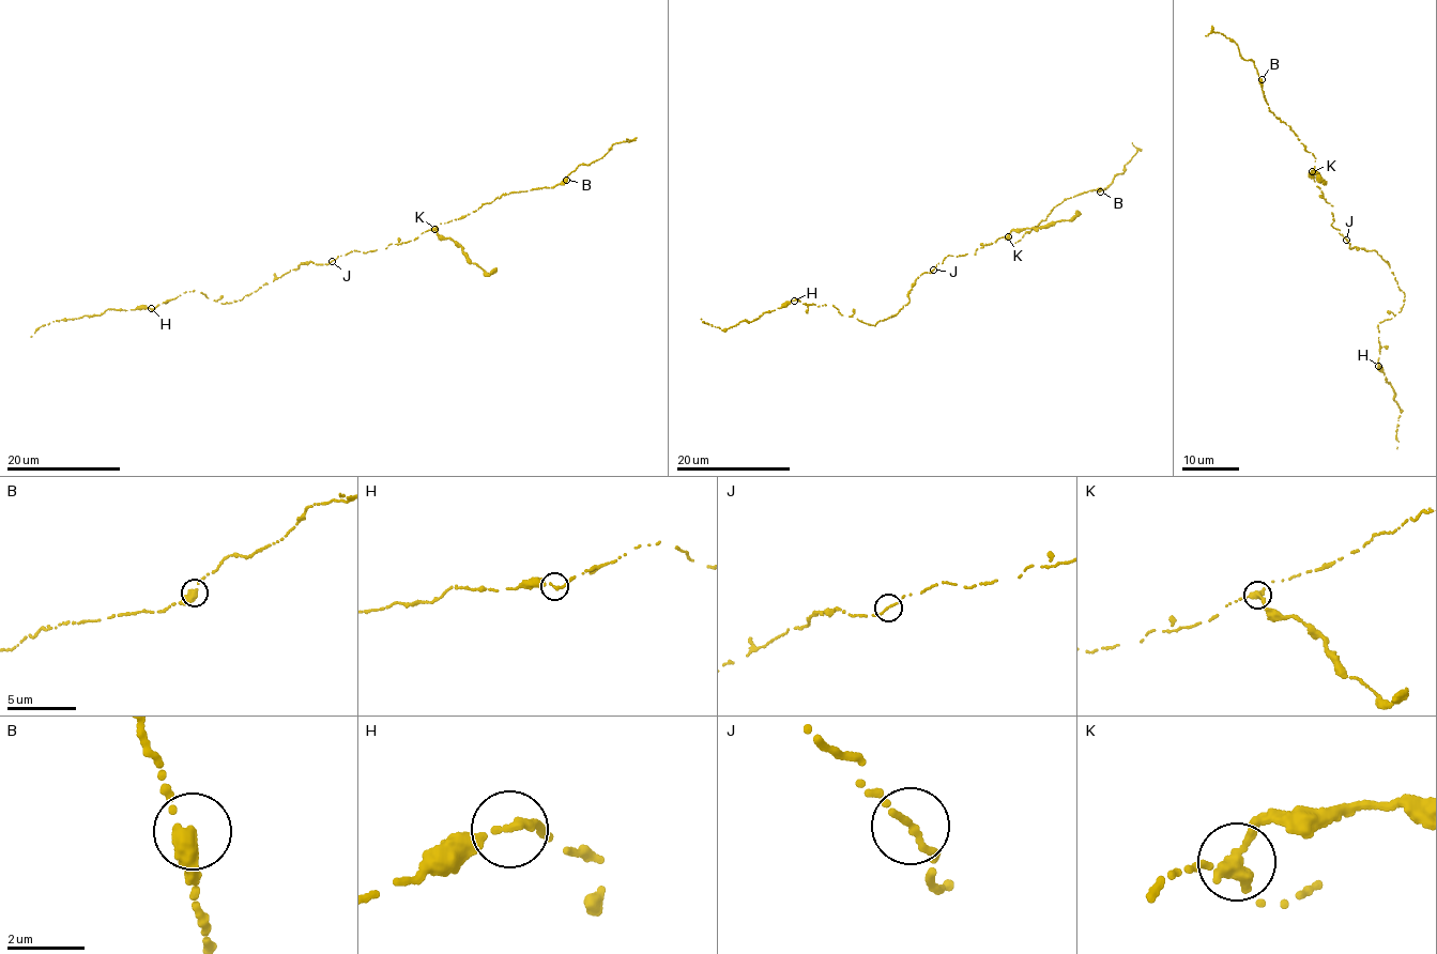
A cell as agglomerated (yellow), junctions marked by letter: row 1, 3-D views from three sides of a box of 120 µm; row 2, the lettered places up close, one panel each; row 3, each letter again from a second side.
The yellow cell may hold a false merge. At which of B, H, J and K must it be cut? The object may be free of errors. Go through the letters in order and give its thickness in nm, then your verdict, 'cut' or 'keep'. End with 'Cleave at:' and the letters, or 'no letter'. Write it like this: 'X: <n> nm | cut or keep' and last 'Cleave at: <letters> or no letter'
B: 360 nm | keep
H: 190 nm | keep
J: 160 nm | keep
K: 360 nm | cut
Cleave at: K

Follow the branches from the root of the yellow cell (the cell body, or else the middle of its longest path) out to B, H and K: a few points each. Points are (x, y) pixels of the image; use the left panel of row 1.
B: (332, 260), (355, 250), (366, 254), (409, 242), (440, 224), (464, 217), (503, 195), (551, 188), (566, 180)
H: (332, 260), (325, 264), (302, 263), (237, 302), (222, 303), (200, 292), (186, 291), (151, 308)
K: (332, 260), (355, 250), (366, 254), (409, 242), (434, 229)

